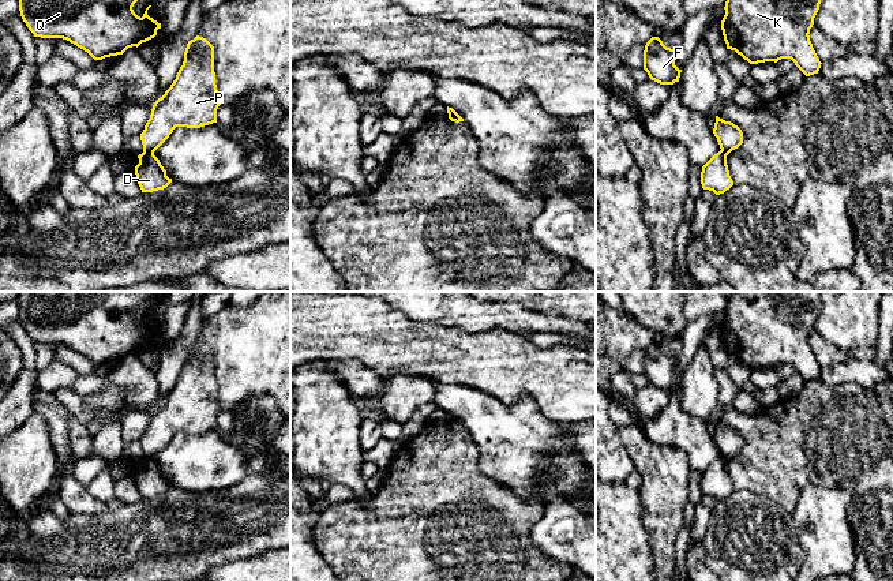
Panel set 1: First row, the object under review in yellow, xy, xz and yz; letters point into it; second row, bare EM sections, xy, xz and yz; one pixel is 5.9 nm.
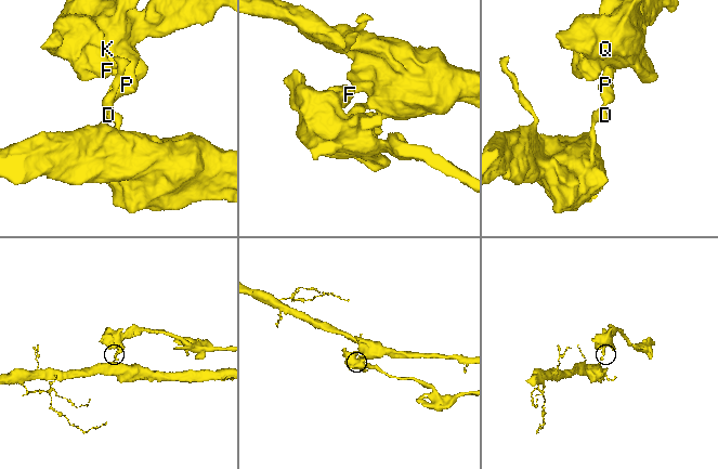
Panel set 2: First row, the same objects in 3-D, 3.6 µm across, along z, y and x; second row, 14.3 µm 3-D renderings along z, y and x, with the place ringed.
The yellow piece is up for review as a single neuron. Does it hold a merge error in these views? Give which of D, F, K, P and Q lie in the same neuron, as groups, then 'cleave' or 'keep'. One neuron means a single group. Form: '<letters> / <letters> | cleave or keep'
D / F K P Q | cleave

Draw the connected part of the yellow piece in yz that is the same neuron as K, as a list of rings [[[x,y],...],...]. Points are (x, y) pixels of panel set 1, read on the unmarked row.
[[[724,292],[727,301],[725,321],[721,326],[721,336],[727,355],[735,356],[750,370],[765,367],[777,368],[781,364],[791,364],[806,381],[818,379],[821,367],[810,346],[810,334],[821,310],[822,292]]]

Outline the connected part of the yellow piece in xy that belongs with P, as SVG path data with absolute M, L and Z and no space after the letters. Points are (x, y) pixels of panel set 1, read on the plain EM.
M196 341L187 349L176 385L153 411L140 439L143 457L154 460L176 432L200 434L217 428L220 411L214 352Z

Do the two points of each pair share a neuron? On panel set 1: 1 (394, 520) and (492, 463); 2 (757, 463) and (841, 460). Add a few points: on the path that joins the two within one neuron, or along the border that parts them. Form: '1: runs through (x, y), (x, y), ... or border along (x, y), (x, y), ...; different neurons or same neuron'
1: border along (472, 439), (479, 450), (479, 468), (509, 487); different neurons
2: runs through (777, 461), (821, 460); same neuron

